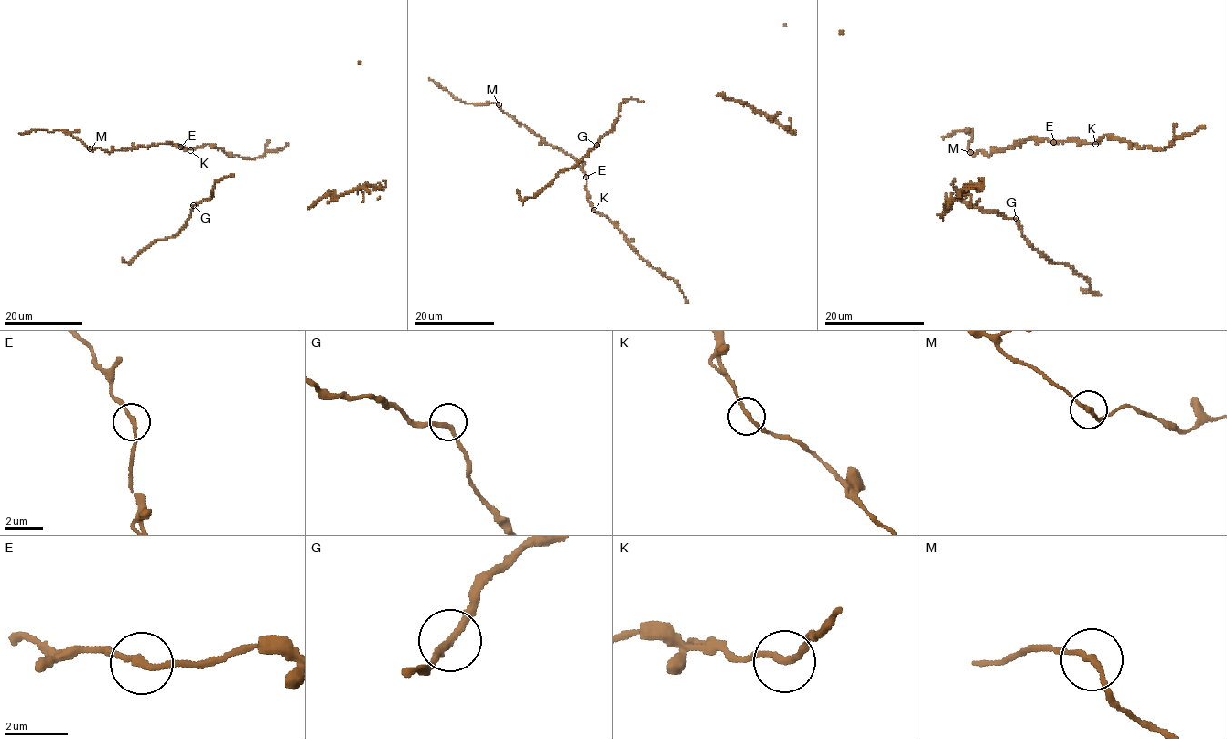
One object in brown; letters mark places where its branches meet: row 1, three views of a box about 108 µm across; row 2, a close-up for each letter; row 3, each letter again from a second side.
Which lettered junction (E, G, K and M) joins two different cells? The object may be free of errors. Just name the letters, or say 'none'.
none

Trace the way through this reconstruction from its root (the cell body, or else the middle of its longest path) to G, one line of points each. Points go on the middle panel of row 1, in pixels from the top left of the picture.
G: (622, 103), (614, 127), (597, 145)

